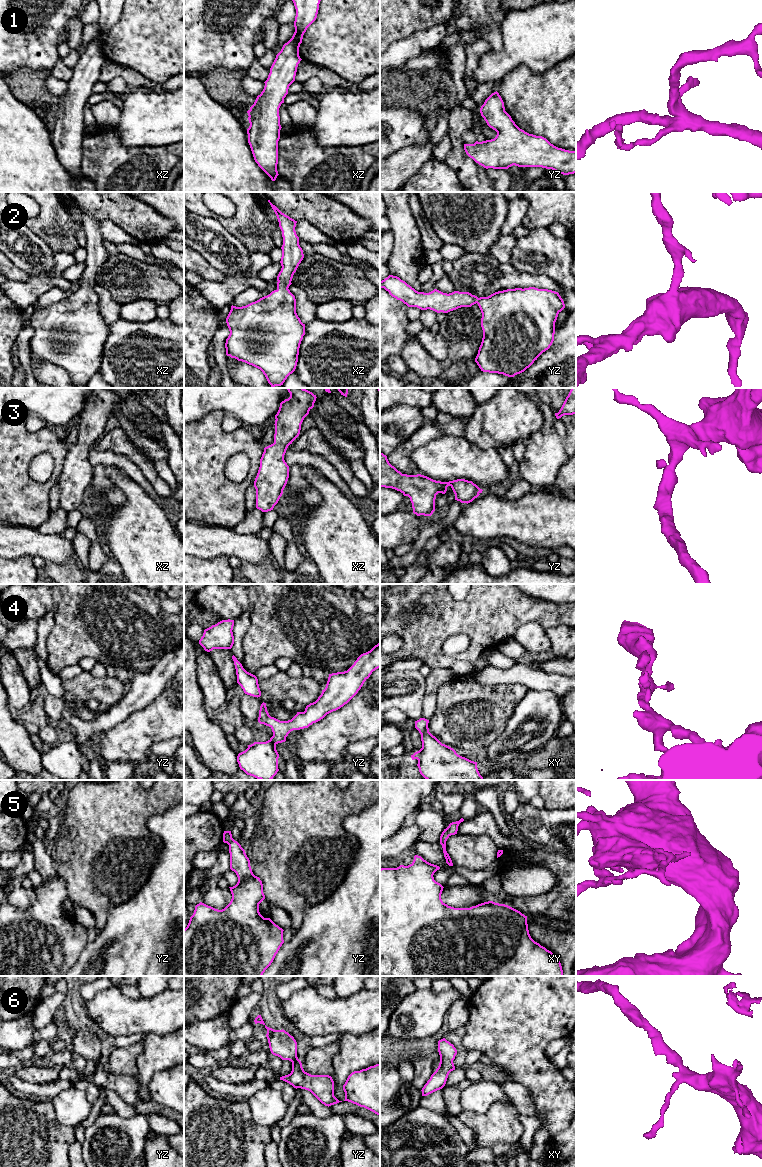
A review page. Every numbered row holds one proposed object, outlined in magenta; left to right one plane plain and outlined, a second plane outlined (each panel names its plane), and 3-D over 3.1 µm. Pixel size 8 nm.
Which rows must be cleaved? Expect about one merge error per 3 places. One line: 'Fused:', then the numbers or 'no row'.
Fused: 5

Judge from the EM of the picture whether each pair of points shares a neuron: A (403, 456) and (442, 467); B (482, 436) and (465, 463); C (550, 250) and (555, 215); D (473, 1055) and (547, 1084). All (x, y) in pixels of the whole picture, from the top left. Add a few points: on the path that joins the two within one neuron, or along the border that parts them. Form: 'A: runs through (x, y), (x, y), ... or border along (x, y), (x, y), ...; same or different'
A: border along (427, 442), (411, 454), (420, 473); different
B: border along (464, 437), (483, 449), (495, 448), (497, 450); different
C: border along (547, 227), (537, 227), (530, 232); different
D: border along (468, 1050), (479, 1050), (483, 1054); different

